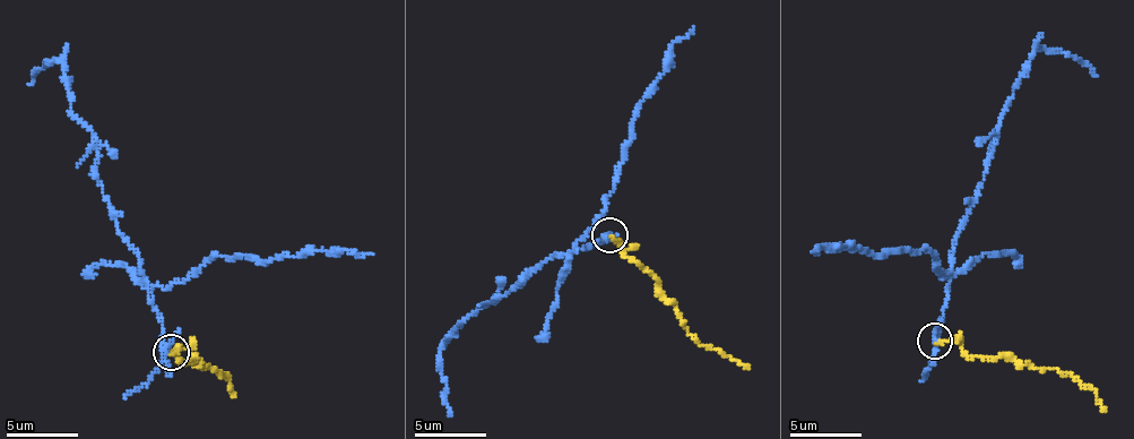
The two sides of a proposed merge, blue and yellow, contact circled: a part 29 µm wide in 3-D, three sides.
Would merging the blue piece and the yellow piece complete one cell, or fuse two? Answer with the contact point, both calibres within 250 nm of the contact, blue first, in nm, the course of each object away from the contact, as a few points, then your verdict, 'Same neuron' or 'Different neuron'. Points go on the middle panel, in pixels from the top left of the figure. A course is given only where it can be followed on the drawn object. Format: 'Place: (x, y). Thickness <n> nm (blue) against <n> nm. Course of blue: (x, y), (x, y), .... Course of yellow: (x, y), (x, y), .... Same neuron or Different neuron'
Place: (609, 234). Thickness 180 nm (blue) against 200 nm. Course of blue: (608, 235), (551, 256), (509, 293), (488, 302), (449, 333), (441, 345), (441, 373), (447, 388), (449, 415). Course of yellow: (609, 237), (622, 252), (657, 282), (691, 334), (749, 368). Different neuron

